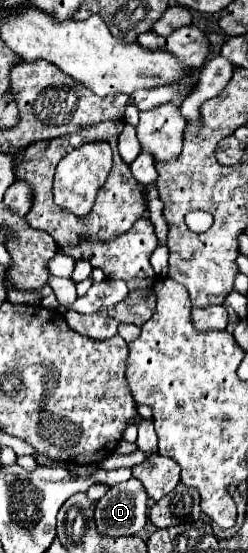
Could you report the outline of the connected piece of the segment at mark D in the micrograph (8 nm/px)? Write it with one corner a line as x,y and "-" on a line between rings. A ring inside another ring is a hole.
135,477
111,487
96,503
93,519
98,531
111,537
137,535
147,521
147,501
145,487

